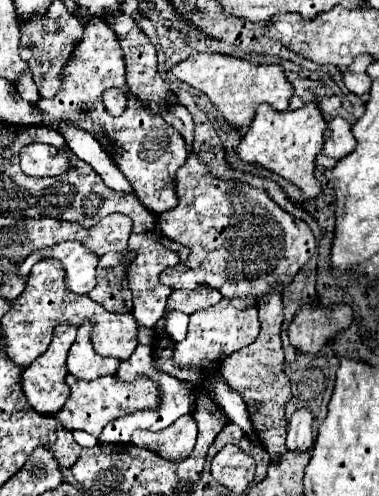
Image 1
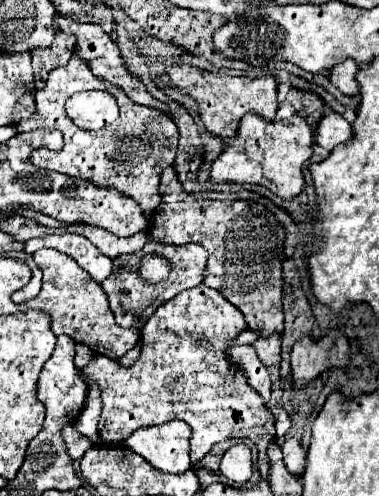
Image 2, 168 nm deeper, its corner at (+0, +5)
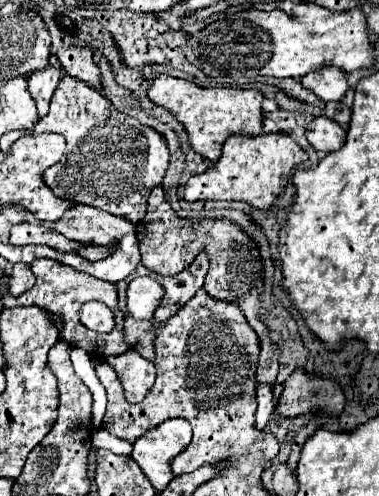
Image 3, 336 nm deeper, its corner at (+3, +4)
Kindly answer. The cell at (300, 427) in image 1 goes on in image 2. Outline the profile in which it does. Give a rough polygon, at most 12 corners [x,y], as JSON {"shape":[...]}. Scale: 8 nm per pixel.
{"shape":[[298,439],[282,445],[286,469],[300,477],[306,467],[306,451]]}

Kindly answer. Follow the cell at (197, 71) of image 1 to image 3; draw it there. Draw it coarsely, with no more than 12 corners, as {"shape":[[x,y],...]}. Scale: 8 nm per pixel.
{"shape":[[161,74],[147,96],[215,162],[231,134],[263,132],[263,92]]}

